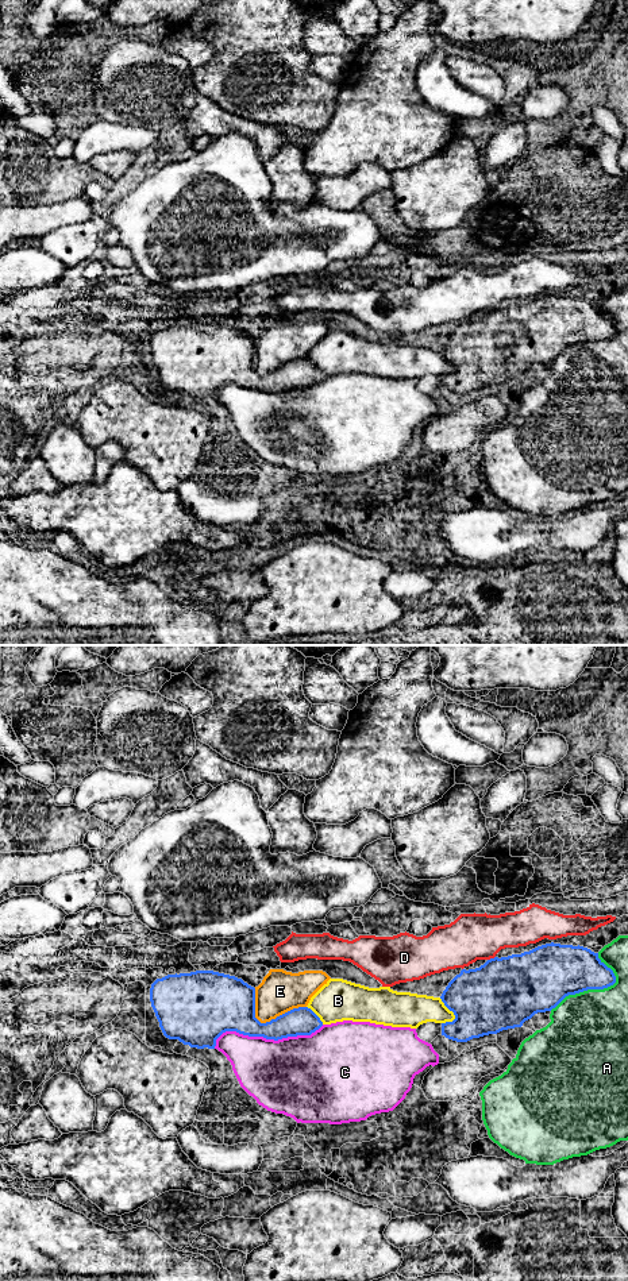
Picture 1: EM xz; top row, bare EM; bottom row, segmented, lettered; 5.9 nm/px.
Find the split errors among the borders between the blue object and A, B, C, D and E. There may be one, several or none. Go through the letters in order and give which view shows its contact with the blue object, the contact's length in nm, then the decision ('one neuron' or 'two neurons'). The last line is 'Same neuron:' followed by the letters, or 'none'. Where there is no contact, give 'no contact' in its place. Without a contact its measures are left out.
A: meets blue in xz; contact 460 nm long; two neurons
B: meets blue in xz; contact 170 nm long; two neurons
C: meets blue in xz; contact 650 nm long; two neurons
D: meets blue in xz; contact 50 nm long; two neurons
E: meets blue in xz; contact 340 nm long; two neurons
Same neuron: none

